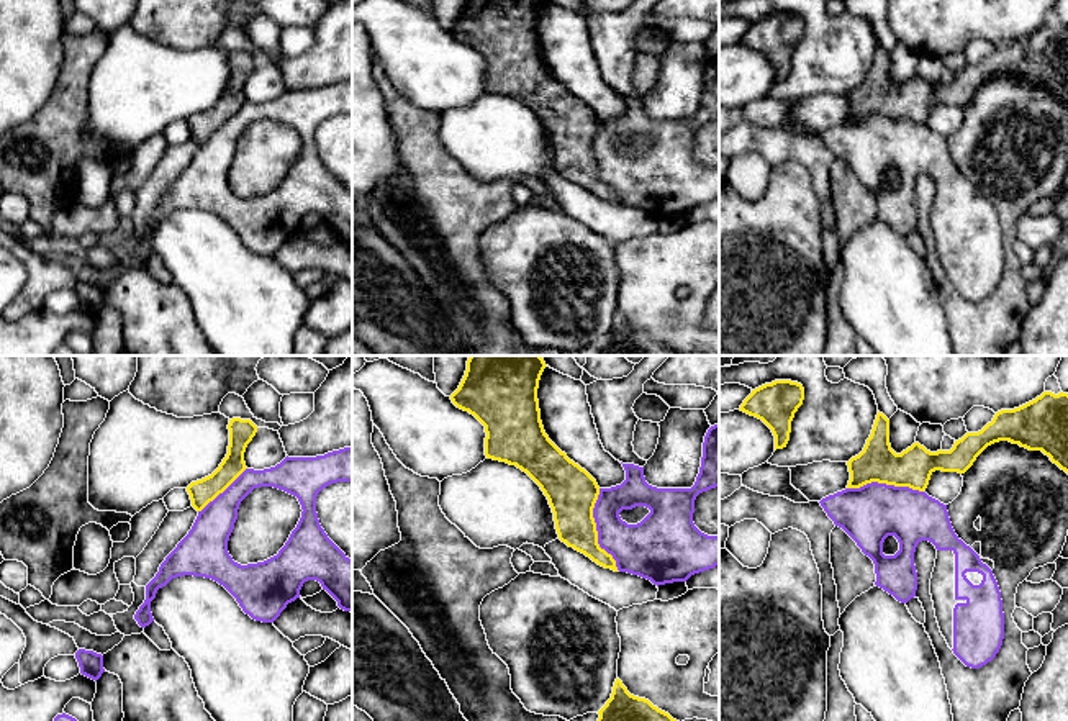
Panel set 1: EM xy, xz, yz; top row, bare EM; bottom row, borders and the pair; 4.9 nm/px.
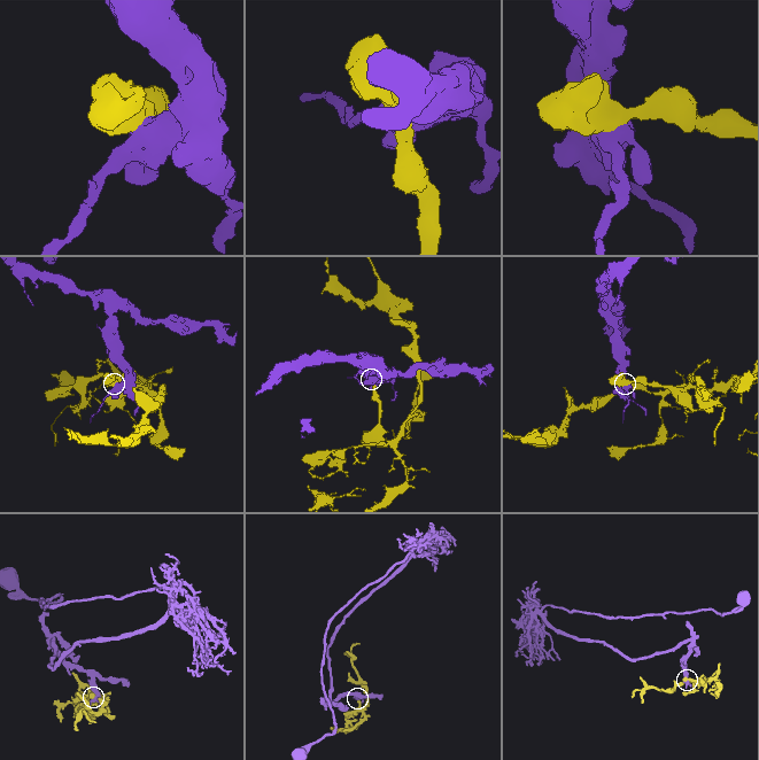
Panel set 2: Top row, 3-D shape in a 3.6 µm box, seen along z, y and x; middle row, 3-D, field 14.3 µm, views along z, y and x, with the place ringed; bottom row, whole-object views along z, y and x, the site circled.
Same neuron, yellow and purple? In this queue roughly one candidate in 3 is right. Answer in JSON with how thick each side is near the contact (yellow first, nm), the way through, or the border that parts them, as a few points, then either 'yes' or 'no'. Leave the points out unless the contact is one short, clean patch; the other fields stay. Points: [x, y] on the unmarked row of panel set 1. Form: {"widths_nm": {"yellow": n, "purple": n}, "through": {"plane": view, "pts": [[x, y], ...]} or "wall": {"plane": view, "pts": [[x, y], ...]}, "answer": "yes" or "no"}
{"widths_nm": {"yellow": 240, "purple": 260}, "answer": "no"}

